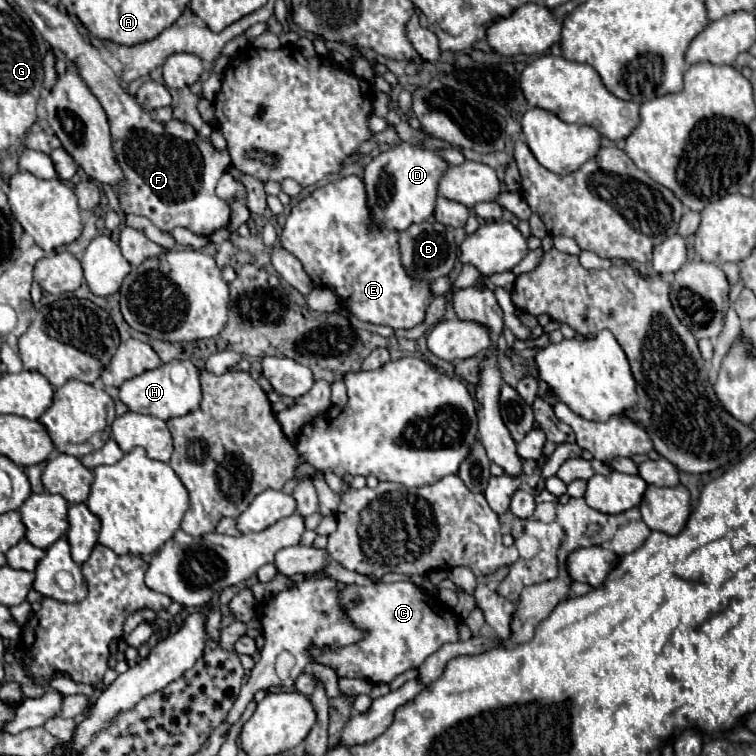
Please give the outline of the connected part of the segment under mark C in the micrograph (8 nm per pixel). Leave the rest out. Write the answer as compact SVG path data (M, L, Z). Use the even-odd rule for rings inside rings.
M408 581L378 583L372 587L346 585L338 595L338 603L352 623L366 633L364 639L346 647L308 647L312 661L332 667L338 677L360 677L370 683L390 683L396 675L420 667L424 659L444 643L458 641L458 615L436 595L430 597ZM354 597L362 597L362 603L350 607Z

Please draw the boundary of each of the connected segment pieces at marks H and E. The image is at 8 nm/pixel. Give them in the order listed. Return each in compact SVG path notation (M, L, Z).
M170 361L160 365L158 369L144 371L142 375L128 379L120 385L118 397L130 407L134 413L146 413L156 415L164 421L172 417L182 417L190 411L198 409L198 403L202 401L202 389L200 389L200 371L192 361Z
M348 175L316 189L314 193L304 197L296 207L292 207L290 215L286 217L280 243L284 249L288 249L300 259L314 287L332 289L340 299L340 303L356 319L374 325L388 325L392 329L412 329L424 321L426 309L434 297L430 291L432 281L410 279L410 275L406 275L398 249L400 231L386 231L384 227L380 229L372 229L372 227L374 223L370 219L370 209L366 203L366 187L358 175Z

